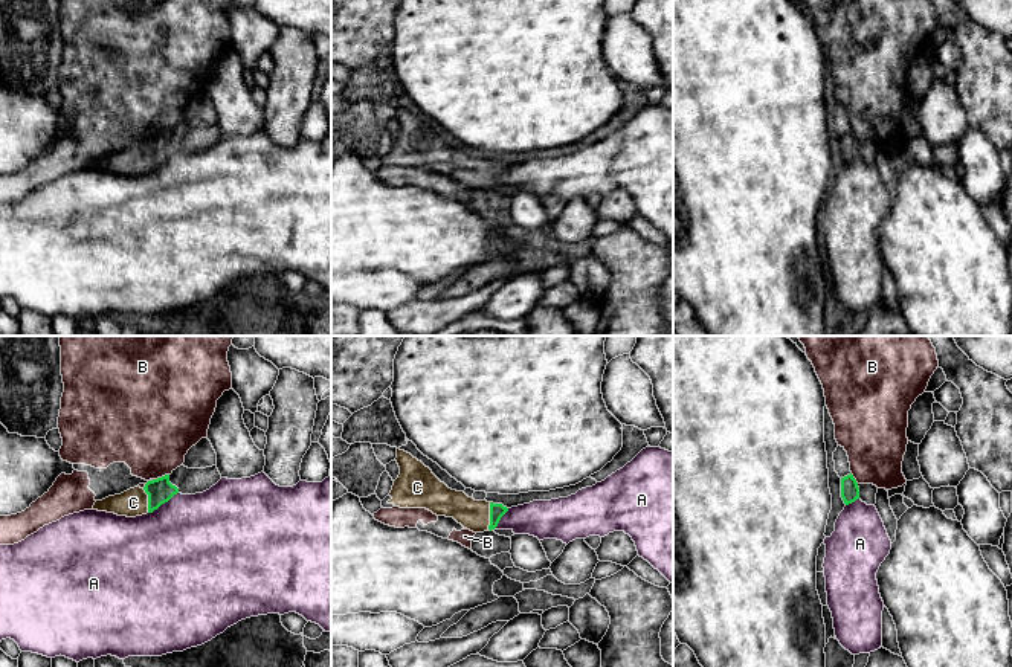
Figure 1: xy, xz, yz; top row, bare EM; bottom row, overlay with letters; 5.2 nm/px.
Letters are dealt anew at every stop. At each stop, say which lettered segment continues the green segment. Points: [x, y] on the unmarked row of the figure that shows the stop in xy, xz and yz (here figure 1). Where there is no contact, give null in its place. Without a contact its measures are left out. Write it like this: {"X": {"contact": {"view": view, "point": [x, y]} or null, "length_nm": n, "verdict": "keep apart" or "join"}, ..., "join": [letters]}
{"A": {"contact": {"view": "xy", "point": [162, 161]}, "length_nm": 200, "verdict": "keep apart"}, "B": {"contact": {"view": "xy", "point": [162, 135]}, "length_nm": 90, "verdict": "keep apart"}, "C": {"contact": {"view": "xz", "point": [490, 174]}, "length_nm": 140, "verdict": "join"}, "join": ["C"]}

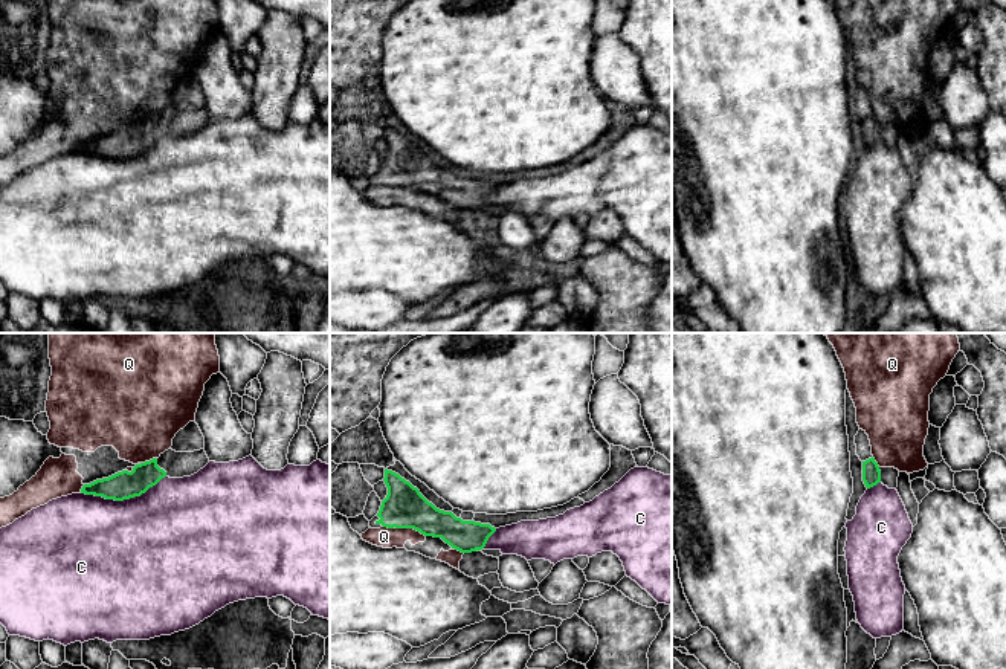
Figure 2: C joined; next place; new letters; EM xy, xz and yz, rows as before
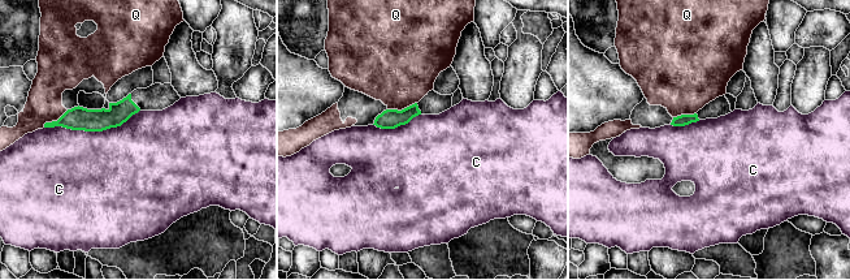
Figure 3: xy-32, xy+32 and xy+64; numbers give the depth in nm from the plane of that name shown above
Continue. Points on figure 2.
{"C": {"contact": {"view": "xy", "point": [122, 158]}, "length_nm": 460, "verdict": "keep apart"}, "Q": {"contact": {"view": "xz", "point": [405, 185]}, "length_nm": 240, "verdict": "keep apart"}, "join": []}

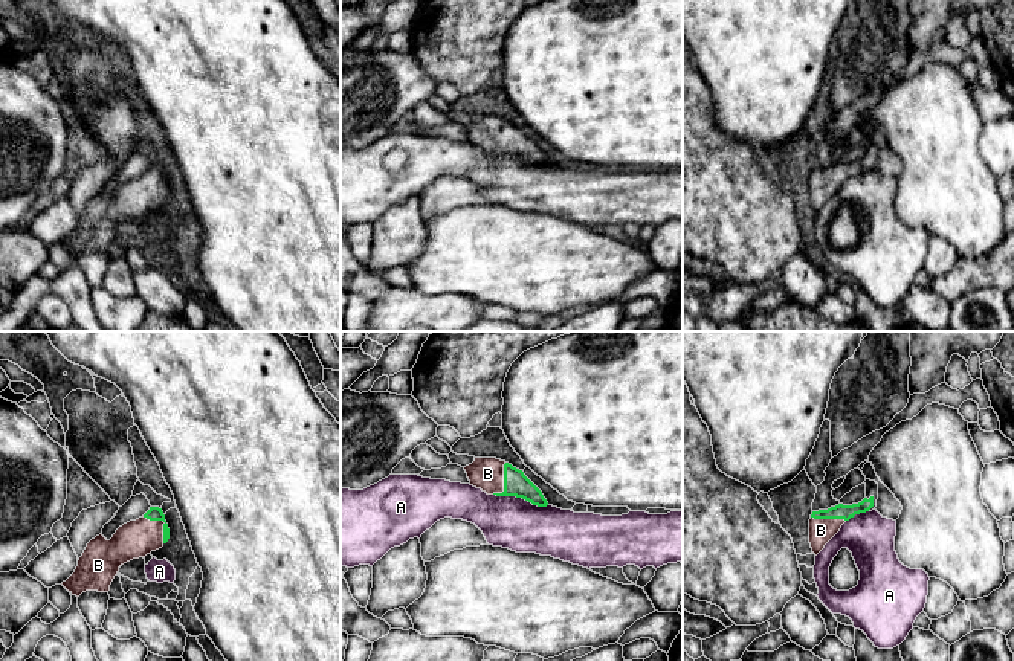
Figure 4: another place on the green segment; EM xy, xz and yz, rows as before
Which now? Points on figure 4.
{"A": {"contact": {"view": "xz", "point": [521, 154]}, "length_nm": 300, "verdict": "keep apart"}, "B": {"contact": {"view": "xy", "point": [164, 179]}, "length_nm": 180, "verdict": "join"}, "join": ["B"]}

